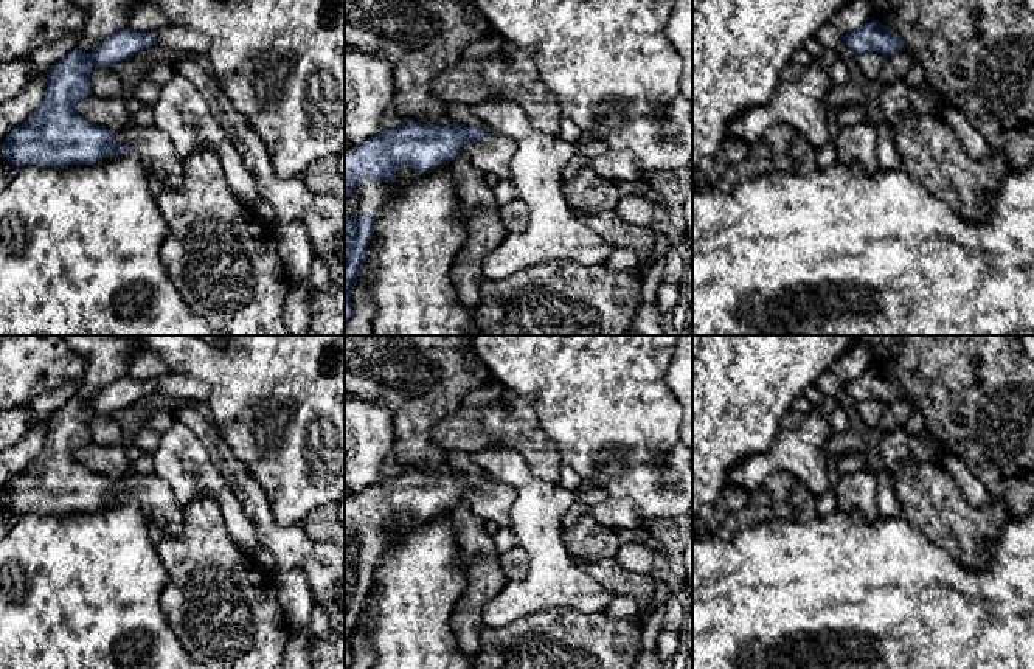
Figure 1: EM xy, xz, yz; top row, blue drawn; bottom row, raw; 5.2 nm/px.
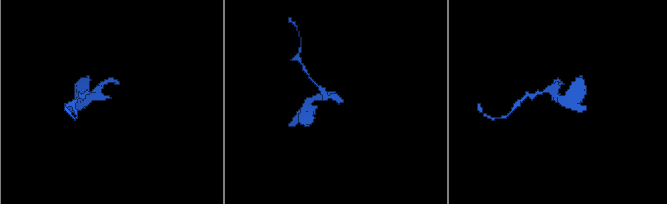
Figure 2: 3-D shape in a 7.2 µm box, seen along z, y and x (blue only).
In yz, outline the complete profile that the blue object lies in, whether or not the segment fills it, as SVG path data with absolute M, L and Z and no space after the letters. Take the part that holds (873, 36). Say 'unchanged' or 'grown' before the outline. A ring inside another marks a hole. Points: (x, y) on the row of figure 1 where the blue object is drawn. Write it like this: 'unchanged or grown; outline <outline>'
unchanged; outline M877 19L869 20L857 31L846 34L843 42L857 56L869 51L877 51L887 59L904 48L900 39Z

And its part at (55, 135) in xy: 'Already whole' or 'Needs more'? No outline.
Needs more

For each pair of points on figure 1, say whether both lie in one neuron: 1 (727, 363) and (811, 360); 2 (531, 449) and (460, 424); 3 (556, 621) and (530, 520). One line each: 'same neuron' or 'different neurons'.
1: same neuron
2: same neuron
3: different neurons

